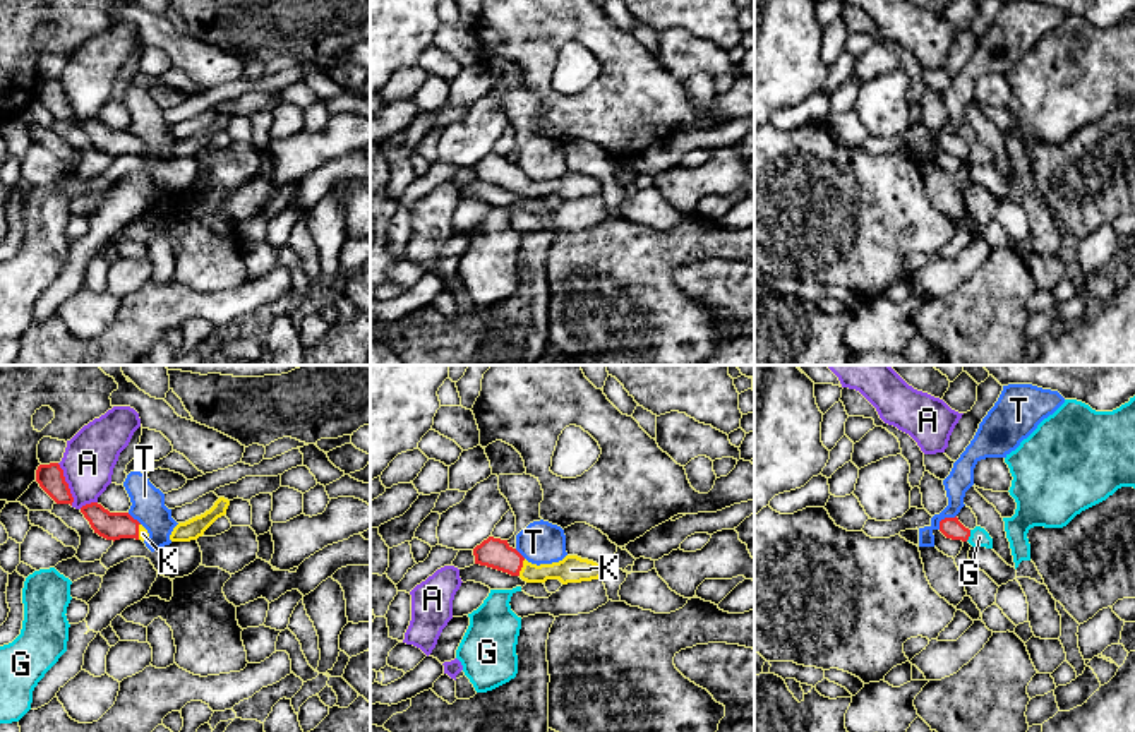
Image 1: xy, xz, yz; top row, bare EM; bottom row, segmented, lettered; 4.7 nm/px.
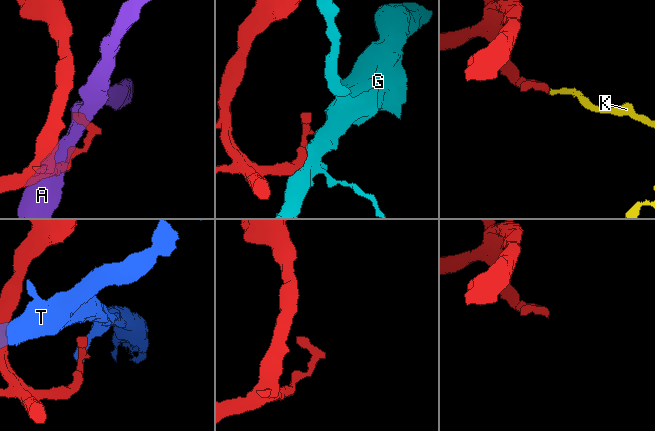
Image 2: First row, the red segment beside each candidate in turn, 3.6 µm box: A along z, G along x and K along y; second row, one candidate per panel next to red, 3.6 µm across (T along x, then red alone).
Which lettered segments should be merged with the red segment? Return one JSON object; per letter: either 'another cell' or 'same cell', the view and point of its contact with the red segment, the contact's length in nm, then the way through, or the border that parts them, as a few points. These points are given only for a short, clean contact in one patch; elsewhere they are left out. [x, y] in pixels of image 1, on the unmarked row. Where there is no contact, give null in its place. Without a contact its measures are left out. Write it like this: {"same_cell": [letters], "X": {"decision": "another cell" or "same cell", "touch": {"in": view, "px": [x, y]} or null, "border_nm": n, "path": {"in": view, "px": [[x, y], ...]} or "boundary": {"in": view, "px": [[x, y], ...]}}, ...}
{"same_cell": ["K"], "A": {"decision": "another cell", "touch": {"in": "xy", "px": [67, 100]}, "border_nm": 220, "boundary": {"in": "xy", "px": [[57, 79], [72, 120]]}}, "G": {"decision": "another cell", "touch": {"in": "yz", "px": [969, 151]}, "border_nm": 60}, "K": {"decision": "same cell", "touch": {"in": "xz", "px": [522, 182]}, "border_nm": 90, "path": {"in": "xz", "px": [[492, 168], [522, 182], [571, 186]]}}, "T": {"decision": "another cell", "touch": {"in": "yz", "px": [945, 134]}, "border_nm": 110, "boundary": {"in": "yz", "px": [[955, 131], [945, 132], [938, 144]]}}}

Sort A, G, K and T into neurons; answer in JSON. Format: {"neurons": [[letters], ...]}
{"neurons": [["A"], ["G"], ["K"], ["T"]]}

